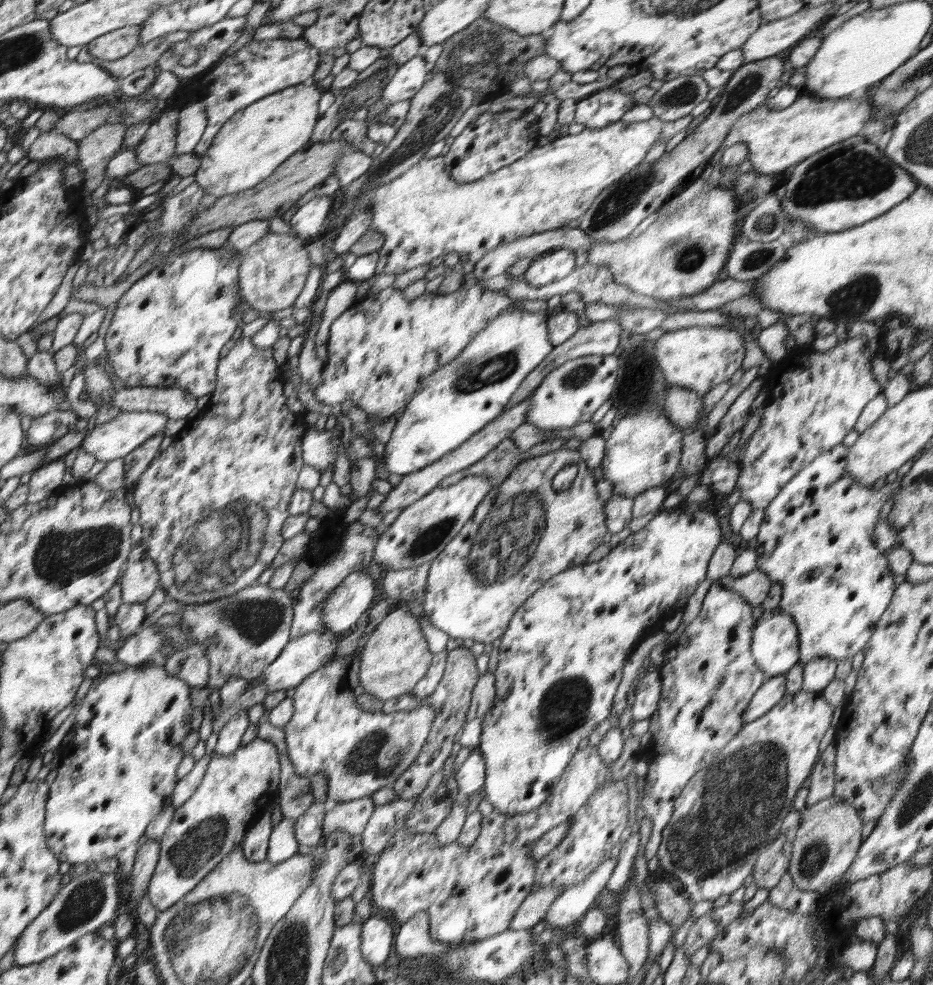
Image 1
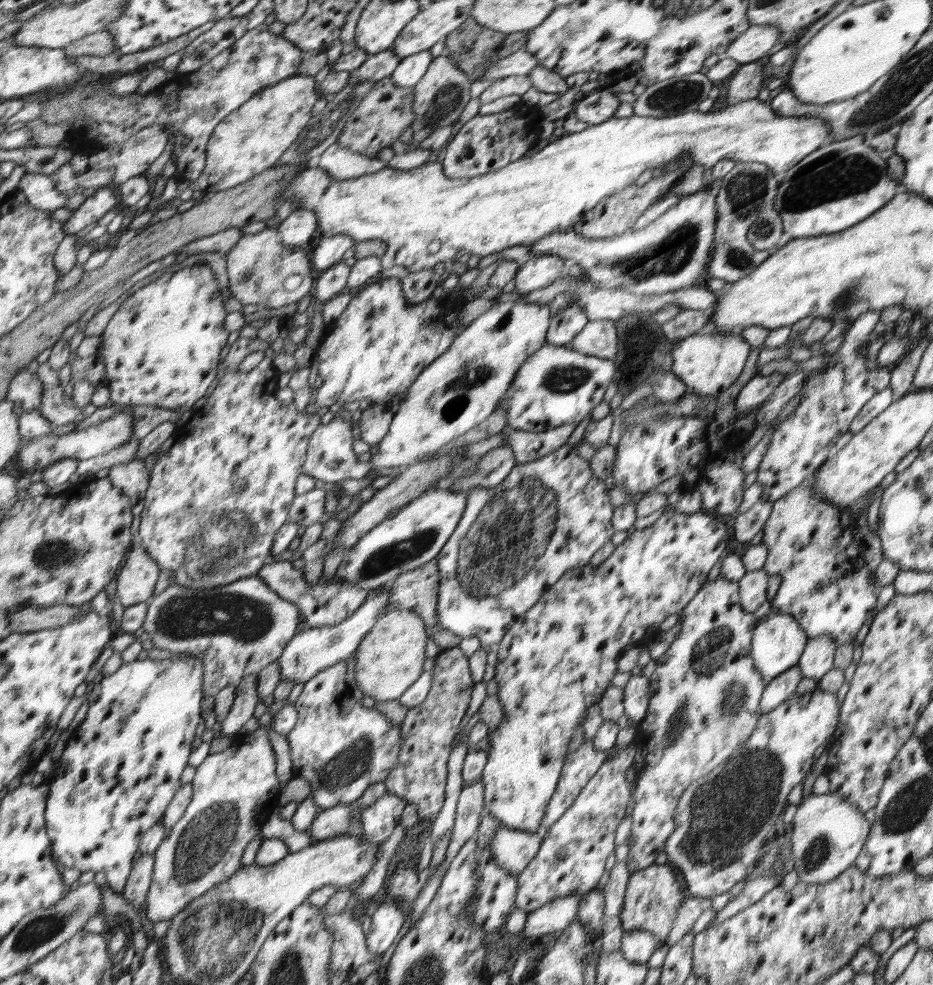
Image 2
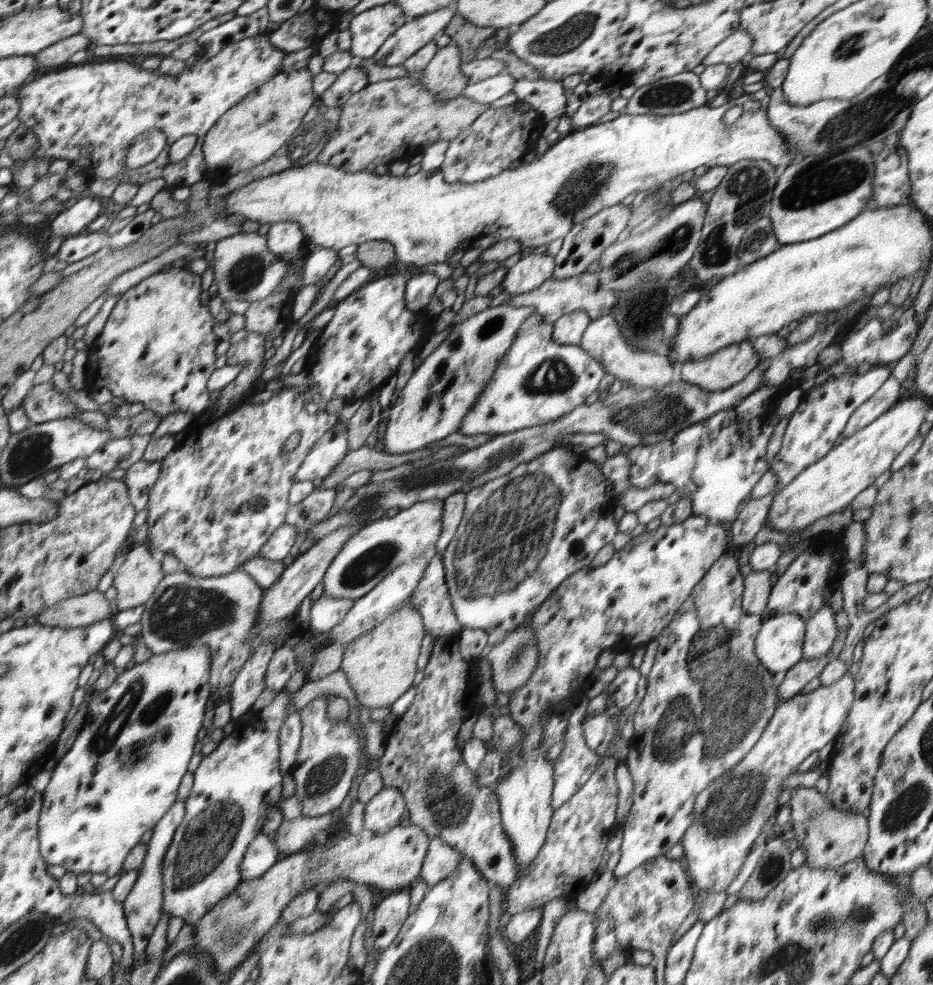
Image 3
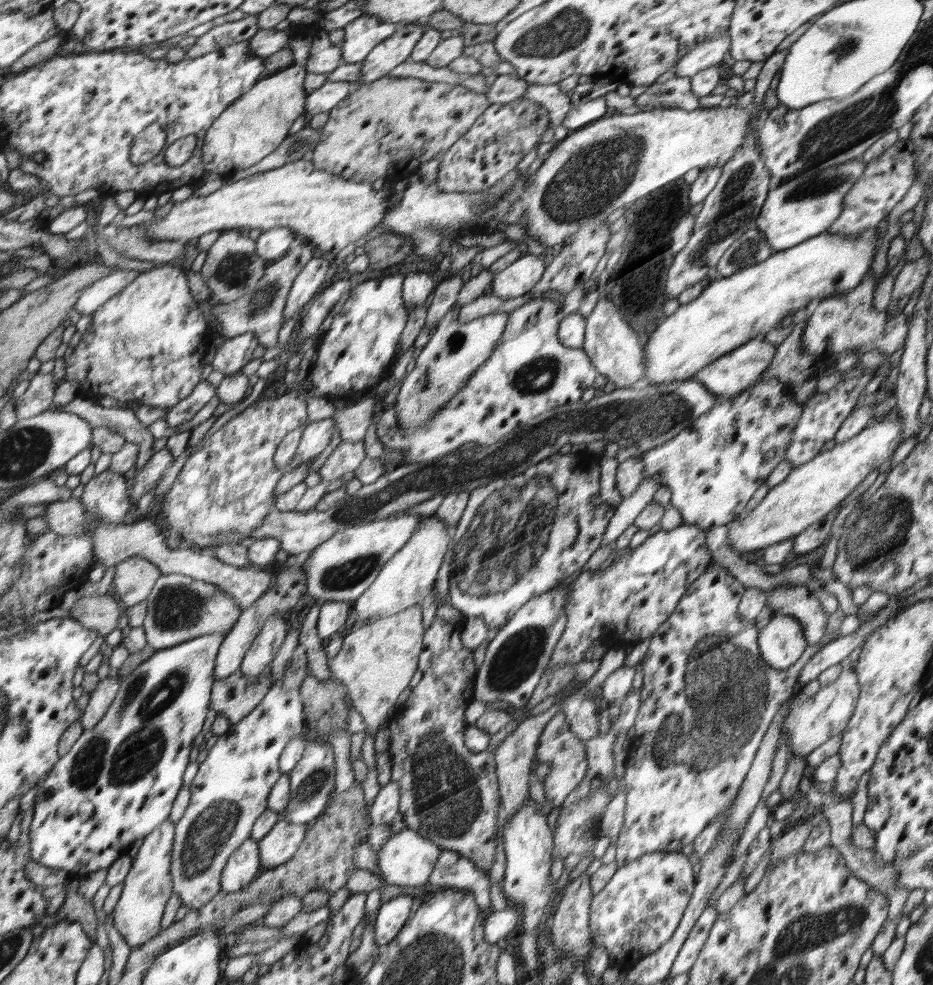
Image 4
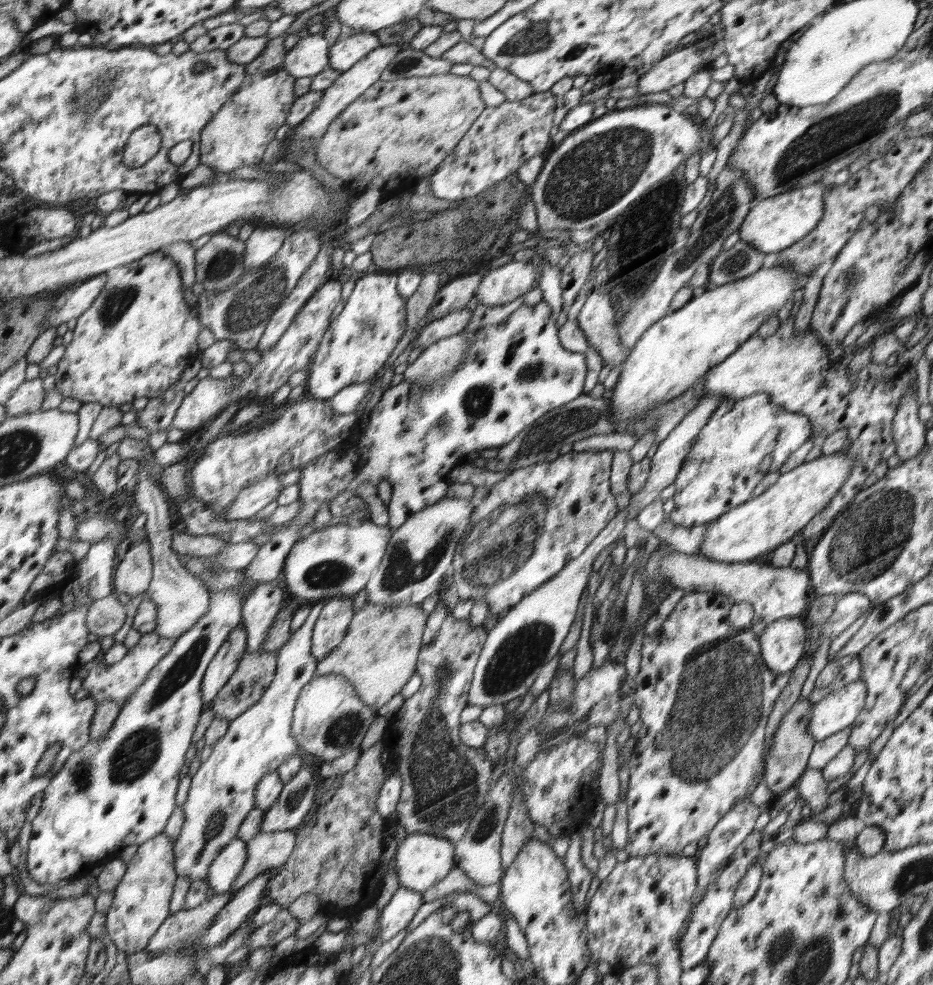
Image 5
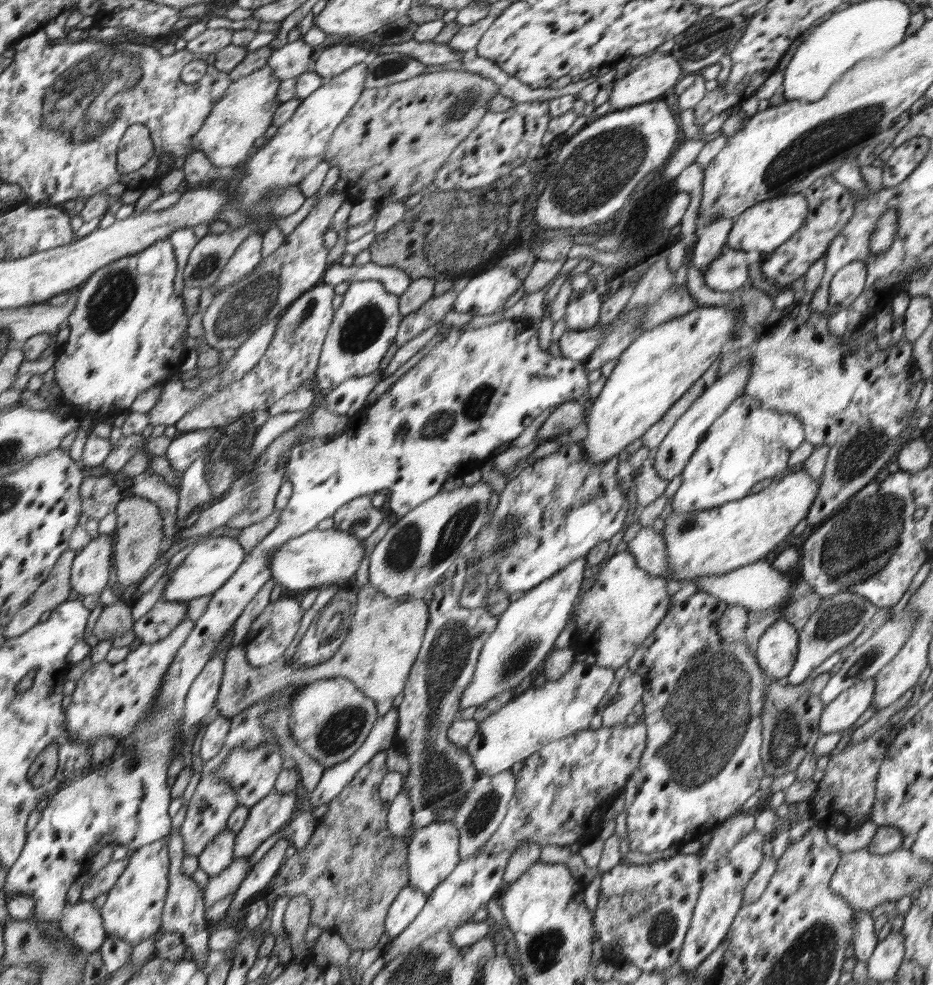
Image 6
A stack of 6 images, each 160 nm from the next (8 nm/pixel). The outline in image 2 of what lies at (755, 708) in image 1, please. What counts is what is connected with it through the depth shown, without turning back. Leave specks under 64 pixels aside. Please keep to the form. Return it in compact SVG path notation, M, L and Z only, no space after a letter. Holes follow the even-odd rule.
M799 664L773 678L764 689L760 701L760 712L766 714L795 694L798 683L803 679Z

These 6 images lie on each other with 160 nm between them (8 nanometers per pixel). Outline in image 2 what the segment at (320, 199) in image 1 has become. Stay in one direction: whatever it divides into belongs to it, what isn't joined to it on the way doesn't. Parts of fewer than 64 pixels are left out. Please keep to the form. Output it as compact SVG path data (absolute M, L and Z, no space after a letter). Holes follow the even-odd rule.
M305 208L298 209L280 223L277 231L286 245L305 246L312 240L318 223L316 212Z

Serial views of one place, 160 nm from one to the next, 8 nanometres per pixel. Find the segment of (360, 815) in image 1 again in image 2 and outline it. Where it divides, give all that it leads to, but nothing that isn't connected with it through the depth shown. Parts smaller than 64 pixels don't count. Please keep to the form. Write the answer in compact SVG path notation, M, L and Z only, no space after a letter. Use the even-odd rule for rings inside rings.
M351 803L349 804L340 804L337 807L332 807L317 814L317 817L314 818L312 824L307 828L307 833L311 838L312 844L319 843L320 841L331 839L332 837L337 837L340 835L348 835L350 833L349 828L353 822L350 817L350 807Z

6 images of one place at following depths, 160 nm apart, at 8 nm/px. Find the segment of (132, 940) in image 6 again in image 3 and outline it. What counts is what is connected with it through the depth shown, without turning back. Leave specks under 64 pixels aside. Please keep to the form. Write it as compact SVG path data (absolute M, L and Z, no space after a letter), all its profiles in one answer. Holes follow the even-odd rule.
M178 800L171 809L161 818L157 826L153 828L153 835L147 843L146 856L139 867L139 875L132 887L131 893L121 902L124 909L124 918L128 930L133 938L134 960L136 960L149 943L149 938L154 932L160 917L163 915L163 886L162 886L162 861L170 843L172 842L175 830L179 827L185 815L185 801Z

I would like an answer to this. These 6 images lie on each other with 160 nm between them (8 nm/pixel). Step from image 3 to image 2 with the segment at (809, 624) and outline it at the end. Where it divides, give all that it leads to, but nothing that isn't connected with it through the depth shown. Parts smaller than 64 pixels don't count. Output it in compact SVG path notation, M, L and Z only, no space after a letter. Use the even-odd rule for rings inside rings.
M830 636L807 640L798 662L803 678L816 679L818 682L826 672L832 670L837 648L838 644L830 640Z

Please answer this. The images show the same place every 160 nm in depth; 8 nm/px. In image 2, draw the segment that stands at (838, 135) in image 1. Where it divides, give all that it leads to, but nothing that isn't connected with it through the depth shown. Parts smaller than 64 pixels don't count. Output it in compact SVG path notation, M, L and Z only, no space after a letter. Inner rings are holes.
M752 99L717 111L693 110L667 117L614 116L596 126L588 125L580 132L560 134L530 158L523 157L501 170L474 178L451 179L445 175L440 161L406 171L389 167L348 180L336 180L314 165L298 175L281 198L282 202L295 198L300 209L316 212L322 237L347 234L353 236L356 243L368 239L382 240L388 246L380 258L382 271L403 266L409 273L414 273L433 268L449 258L460 258L468 252L482 258L512 246L537 243L556 231L566 231L568 226L580 223L586 212L592 211L603 198L634 184L644 171L659 167L664 170L668 163L680 156L692 155L694 165L703 166L705 170L712 169L720 160L730 159L764 164L771 172L785 174L821 148L828 136L829 128L821 118L780 116L770 105ZM433 240L440 240L440 249L430 254L428 246Z

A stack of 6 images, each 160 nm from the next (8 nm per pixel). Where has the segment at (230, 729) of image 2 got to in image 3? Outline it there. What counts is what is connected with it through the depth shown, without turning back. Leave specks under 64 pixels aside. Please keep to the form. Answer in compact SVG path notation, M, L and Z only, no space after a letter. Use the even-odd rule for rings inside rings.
M270 640L258 648L254 655L241 668L236 680L231 687L231 720L239 724L240 719L246 712L251 712L252 705L265 685L267 666L273 657L274 643Z

